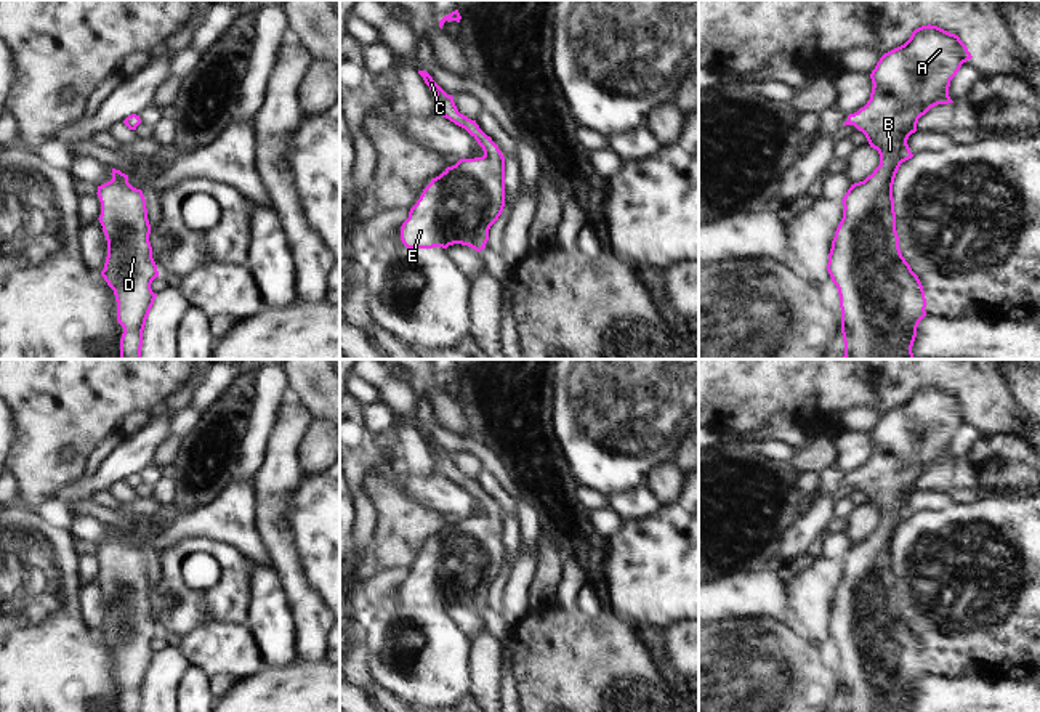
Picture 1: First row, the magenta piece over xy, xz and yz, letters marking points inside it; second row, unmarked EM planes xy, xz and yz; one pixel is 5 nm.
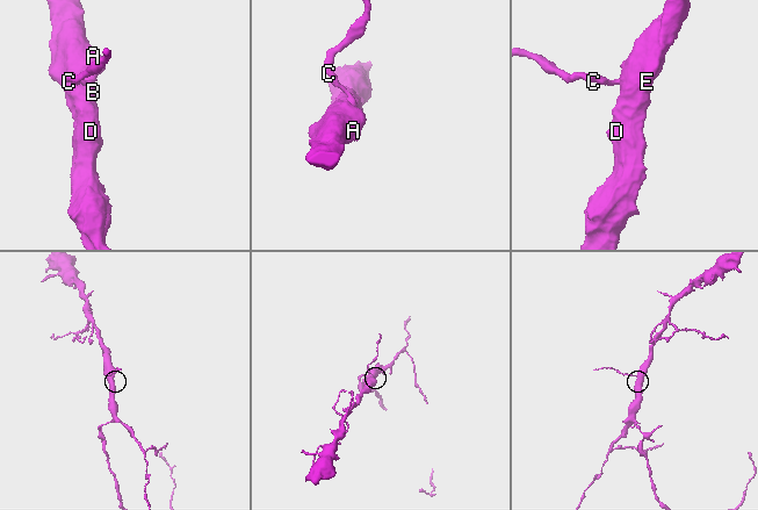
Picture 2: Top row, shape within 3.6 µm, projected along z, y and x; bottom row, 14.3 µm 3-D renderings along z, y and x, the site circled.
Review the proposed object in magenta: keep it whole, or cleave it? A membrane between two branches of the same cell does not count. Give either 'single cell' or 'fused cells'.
single cell

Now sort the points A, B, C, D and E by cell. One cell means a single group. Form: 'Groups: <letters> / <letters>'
Groups: A B C D E.

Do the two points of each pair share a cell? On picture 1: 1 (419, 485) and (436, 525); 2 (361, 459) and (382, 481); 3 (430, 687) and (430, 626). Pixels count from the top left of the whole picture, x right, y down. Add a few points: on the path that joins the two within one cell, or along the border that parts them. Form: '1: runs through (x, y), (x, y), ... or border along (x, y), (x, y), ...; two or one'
1: border along (403, 470), (407, 483), (443, 513); two
2: border along (386, 459), (369, 470), (364, 485), (377, 505); two
3: runs through (430, 672), (430, 640); one

